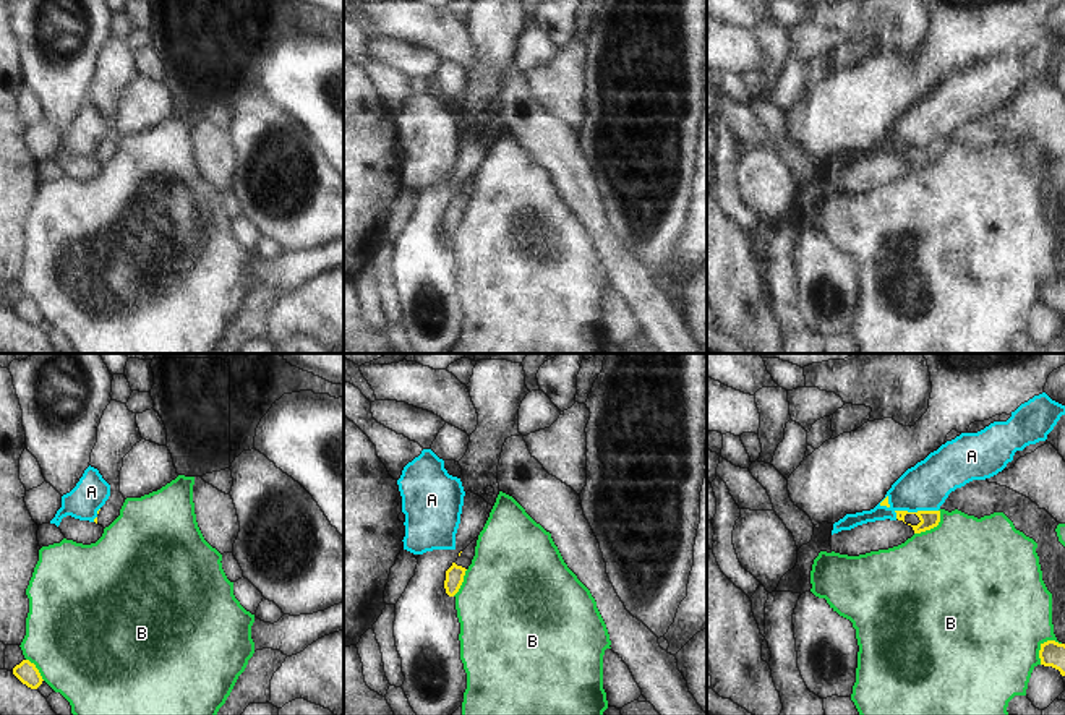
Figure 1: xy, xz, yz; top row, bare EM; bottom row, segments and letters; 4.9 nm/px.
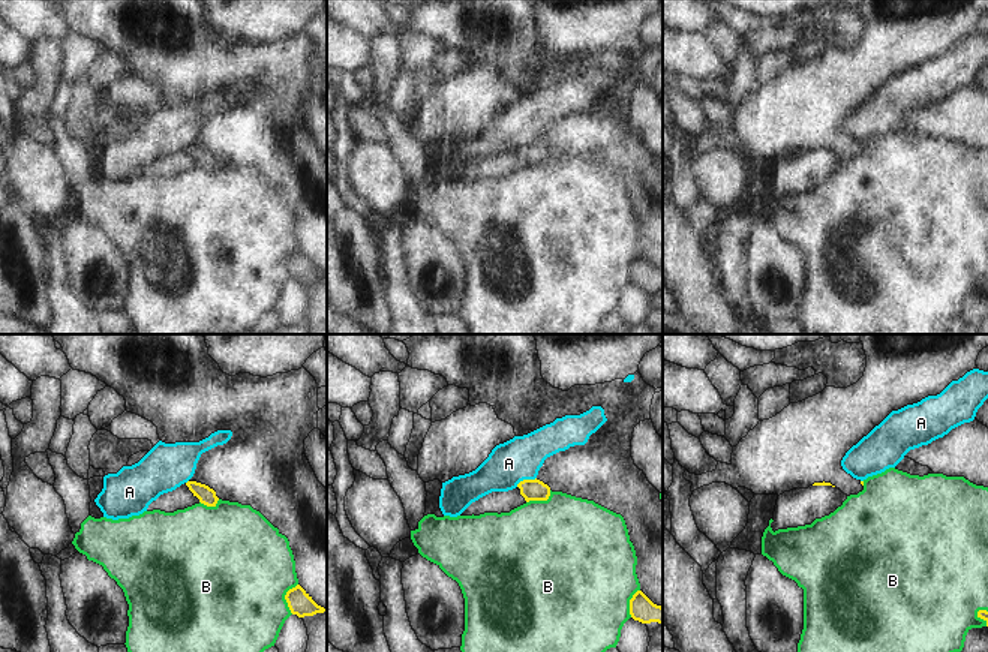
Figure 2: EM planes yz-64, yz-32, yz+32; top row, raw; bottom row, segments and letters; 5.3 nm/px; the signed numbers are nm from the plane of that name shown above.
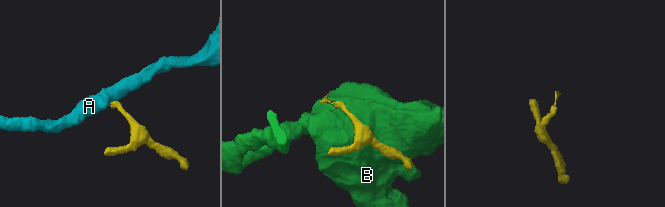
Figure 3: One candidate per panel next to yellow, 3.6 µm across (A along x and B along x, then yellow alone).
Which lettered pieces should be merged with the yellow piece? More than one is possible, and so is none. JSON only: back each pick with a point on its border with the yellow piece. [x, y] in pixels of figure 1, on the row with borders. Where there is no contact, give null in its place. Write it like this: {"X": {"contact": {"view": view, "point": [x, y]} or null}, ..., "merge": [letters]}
{"merge": []}

